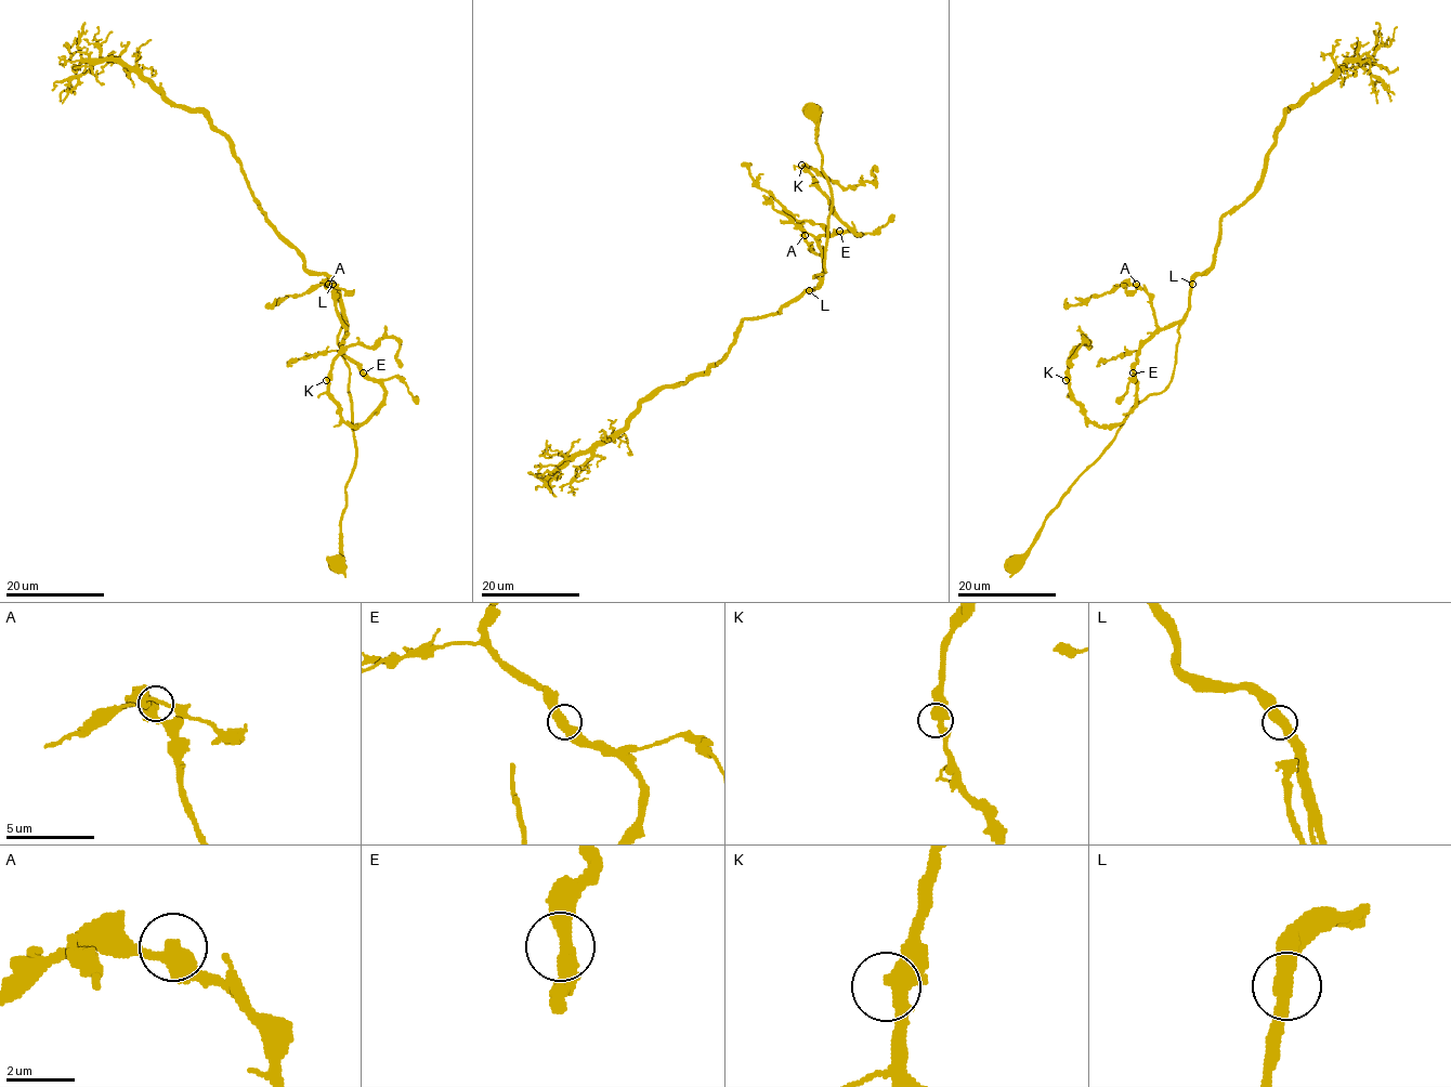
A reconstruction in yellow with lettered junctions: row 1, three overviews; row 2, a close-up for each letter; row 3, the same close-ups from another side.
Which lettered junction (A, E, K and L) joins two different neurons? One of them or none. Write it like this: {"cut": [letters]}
{"cut": []}

